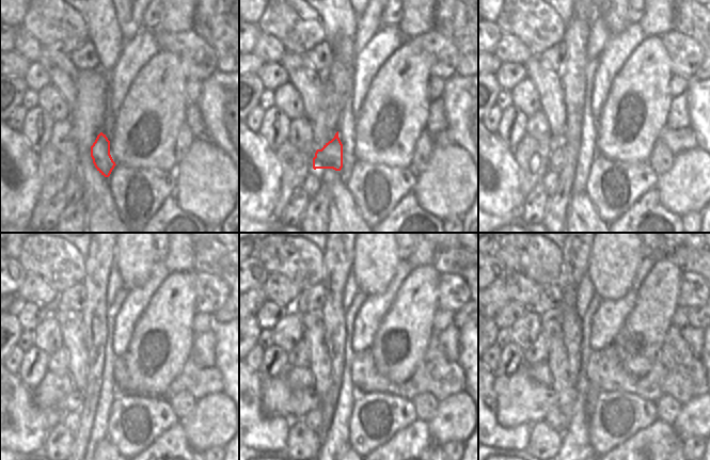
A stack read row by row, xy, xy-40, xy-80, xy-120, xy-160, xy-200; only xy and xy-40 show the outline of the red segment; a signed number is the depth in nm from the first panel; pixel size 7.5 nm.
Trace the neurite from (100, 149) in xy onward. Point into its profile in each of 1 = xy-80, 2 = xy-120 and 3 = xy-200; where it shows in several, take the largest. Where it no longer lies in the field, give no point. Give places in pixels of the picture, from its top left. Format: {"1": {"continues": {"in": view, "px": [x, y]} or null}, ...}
{"1": {"continues": {"in": "xy-80", "px": [558, 156]}}, "2": {"continues": {"in": "xy-120", "px": [74, 401]}}, "3": {"continues": {"in": "xy-200", "px": [520, 399]}}}

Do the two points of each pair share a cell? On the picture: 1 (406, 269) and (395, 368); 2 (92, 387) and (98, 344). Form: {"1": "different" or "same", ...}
{"1": "different", "2": "same"}

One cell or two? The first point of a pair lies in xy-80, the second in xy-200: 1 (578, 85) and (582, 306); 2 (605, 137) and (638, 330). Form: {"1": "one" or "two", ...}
{"1": "two", "2": "one"}

